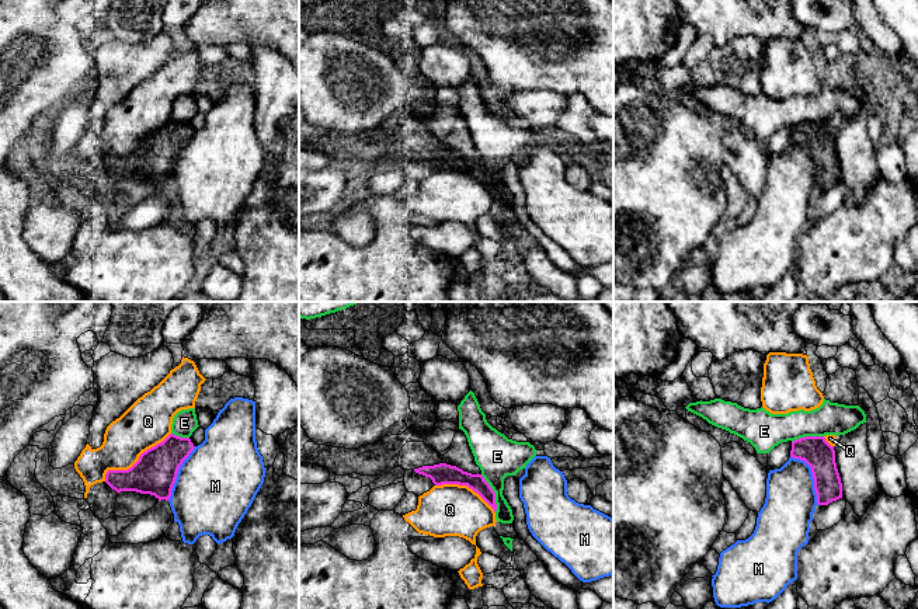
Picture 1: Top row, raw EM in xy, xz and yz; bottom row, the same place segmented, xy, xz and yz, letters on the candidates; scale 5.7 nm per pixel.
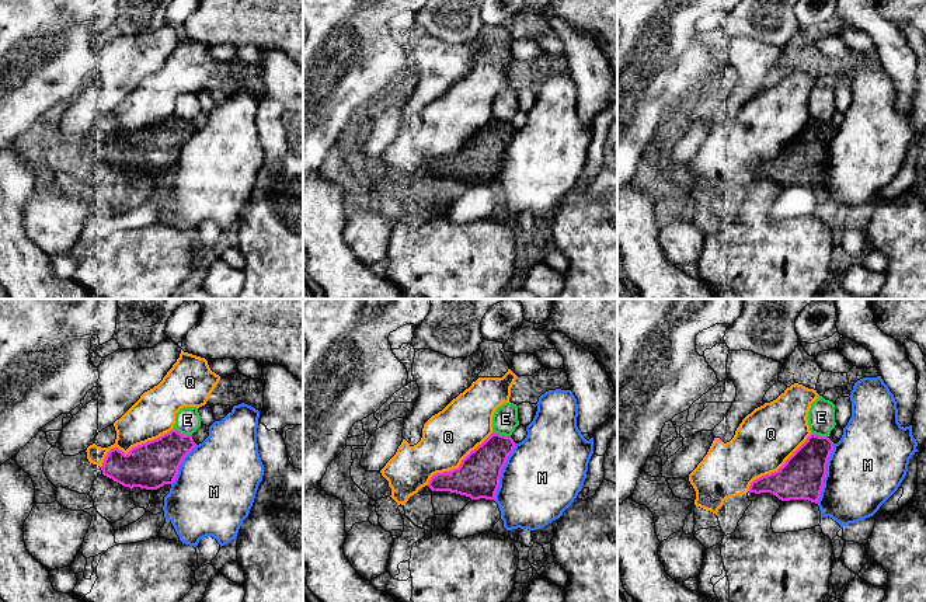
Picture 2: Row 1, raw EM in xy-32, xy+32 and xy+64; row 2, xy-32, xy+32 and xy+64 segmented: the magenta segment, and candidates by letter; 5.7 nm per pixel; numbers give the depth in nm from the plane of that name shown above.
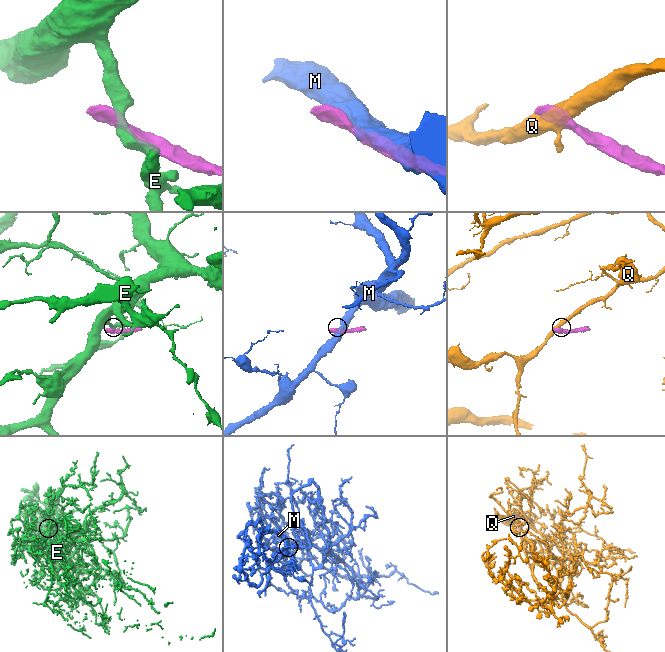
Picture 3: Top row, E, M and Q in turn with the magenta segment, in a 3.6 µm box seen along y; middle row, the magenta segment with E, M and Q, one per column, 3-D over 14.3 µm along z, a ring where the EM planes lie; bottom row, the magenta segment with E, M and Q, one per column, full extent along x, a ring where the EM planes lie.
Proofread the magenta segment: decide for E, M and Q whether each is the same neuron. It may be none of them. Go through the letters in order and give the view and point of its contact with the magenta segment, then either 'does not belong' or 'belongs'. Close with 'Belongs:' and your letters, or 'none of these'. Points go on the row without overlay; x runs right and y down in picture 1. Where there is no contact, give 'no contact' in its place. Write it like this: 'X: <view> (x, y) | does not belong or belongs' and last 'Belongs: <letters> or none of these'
E: xz (494, 178) | does not belong
M: yz (813, 162) | does not belong
Q: xy (136, 148) | does not belong
Belongs: none of these

